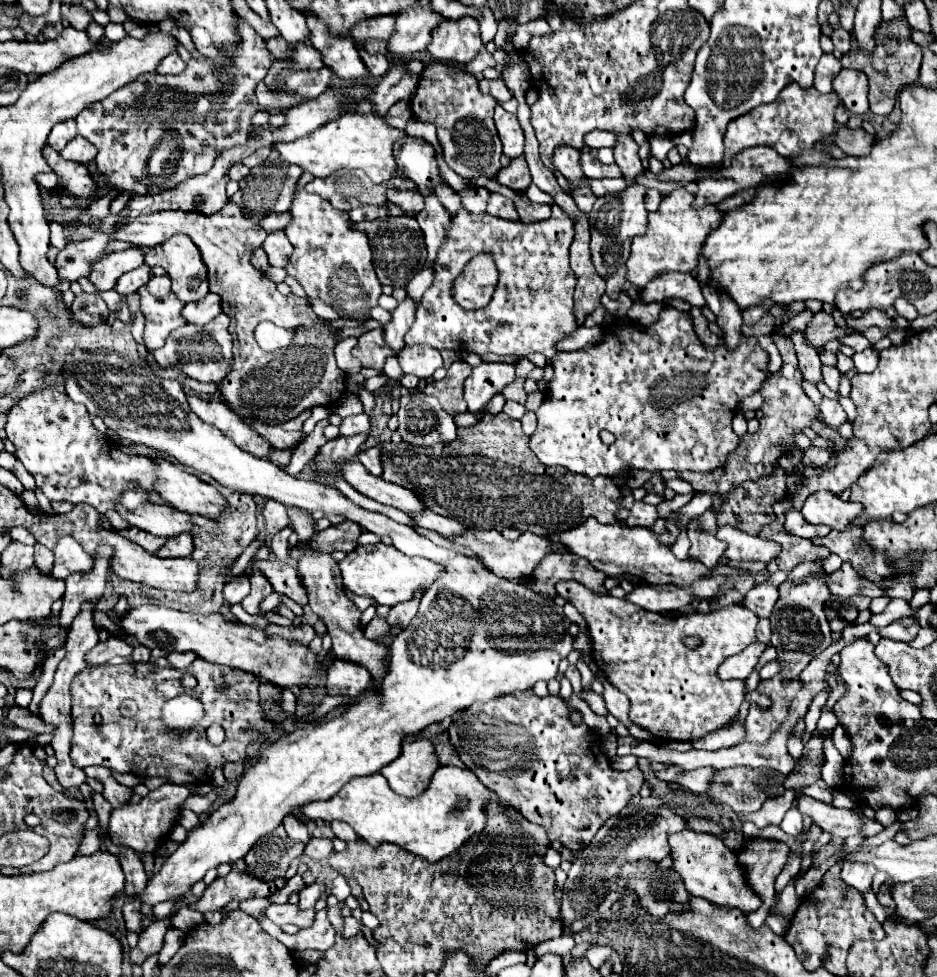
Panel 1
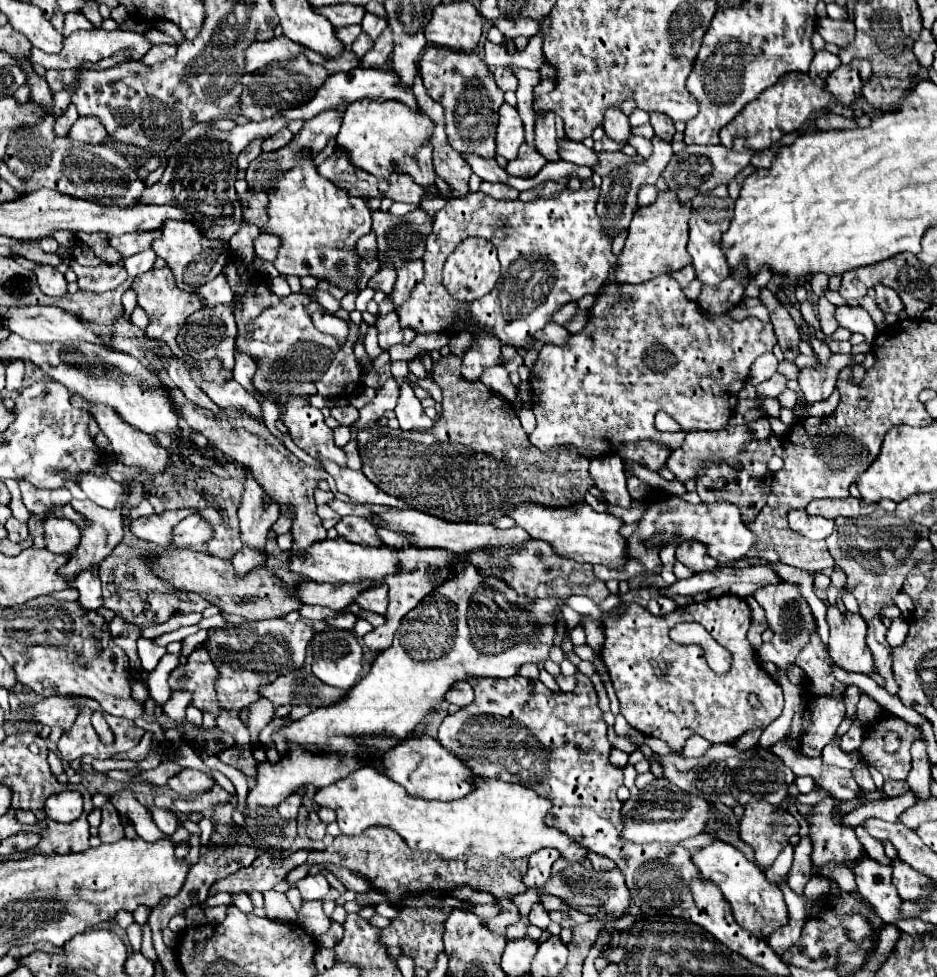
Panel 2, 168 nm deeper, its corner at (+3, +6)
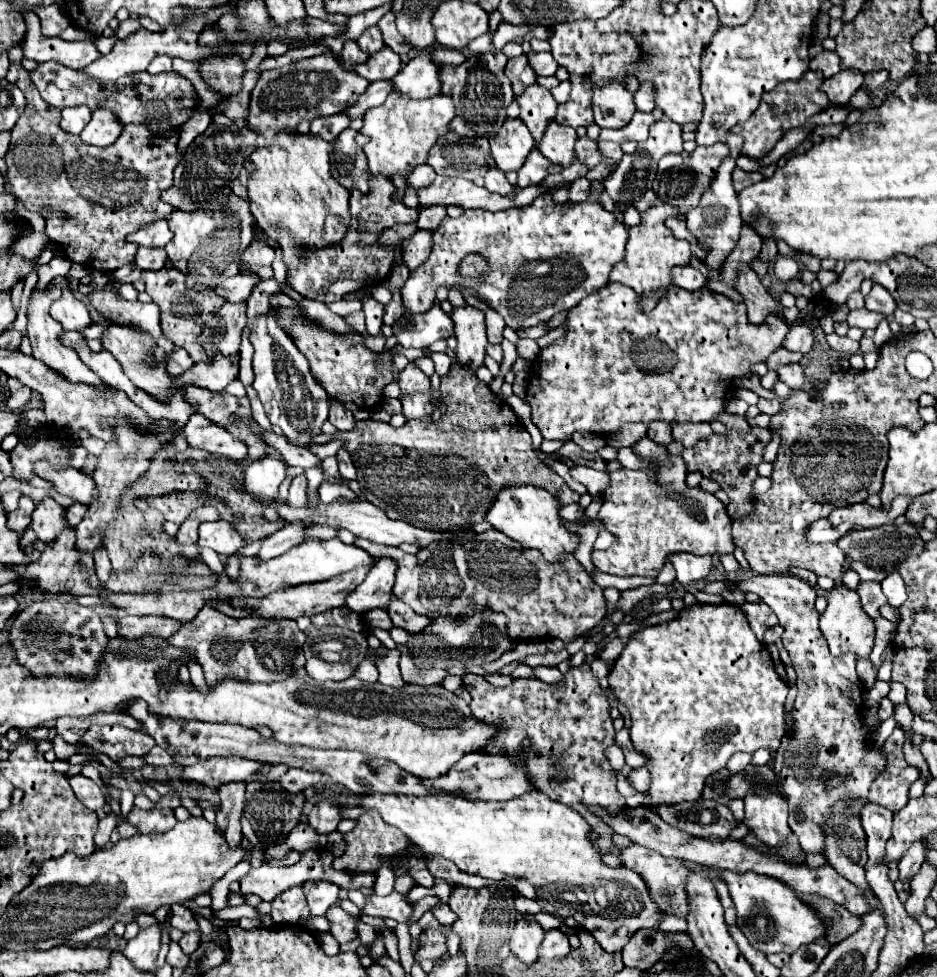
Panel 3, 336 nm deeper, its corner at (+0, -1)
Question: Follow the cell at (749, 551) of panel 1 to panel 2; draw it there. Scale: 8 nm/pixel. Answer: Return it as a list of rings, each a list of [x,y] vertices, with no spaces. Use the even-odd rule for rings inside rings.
[[[657,492],[649,498],[647,504],[647,512],[643,516],[643,520],[639,522],[639,528],[629,536],[629,556],[631,558],[639,558],[645,568],[653,568],[657,566],[659,560],[659,550],[647,550],[643,546],[643,542],[647,538],[651,538],[655,532],[665,532],[663,534],[663,542],[669,542],[673,538],[673,534],[679,534],[683,540],[699,540],[703,544],[709,546],[709,554],[719,562],[719,564],[729,564],[733,560],[745,558],[745,552],[749,552],[753,548],[755,536],[747,530],[747,526],[741,522],[741,514],[737,510],[737,506],[729,504],[729,502],[713,502],[709,506],[705,504],[687,504],[681,498]]]

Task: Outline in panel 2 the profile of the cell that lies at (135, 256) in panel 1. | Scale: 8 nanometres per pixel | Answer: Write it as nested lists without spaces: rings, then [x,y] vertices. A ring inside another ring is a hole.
[[[123,234],[121,238],[111,238],[109,246],[117,248],[121,258],[129,258],[133,254],[149,250],[153,238],[157,238],[157,234]]]

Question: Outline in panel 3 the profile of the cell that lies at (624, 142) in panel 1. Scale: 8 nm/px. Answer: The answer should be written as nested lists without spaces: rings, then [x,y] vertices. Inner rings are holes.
[[[608,81],[604,87],[596,87],[592,91],[592,111],[594,111],[594,121],[602,129],[622,129],[624,125],[630,123],[632,115],[636,113],[634,105],[634,95],[626,89],[624,81]]]

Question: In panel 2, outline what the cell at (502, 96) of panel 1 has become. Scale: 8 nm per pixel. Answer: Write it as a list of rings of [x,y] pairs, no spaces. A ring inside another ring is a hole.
[[[493,68],[491,72],[493,72],[493,76],[495,76],[497,86],[499,86],[503,92],[517,88],[517,78],[513,76],[513,72],[511,72],[509,68]]]

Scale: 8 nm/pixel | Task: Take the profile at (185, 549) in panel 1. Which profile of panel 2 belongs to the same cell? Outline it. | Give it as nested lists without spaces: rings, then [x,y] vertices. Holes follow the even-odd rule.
[[[191,514],[187,516],[183,522],[179,522],[175,528],[173,528],[173,544],[183,548],[183,546],[197,546],[197,544],[203,544],[211,538],[211,528],[209,524],[197,516],[197,514]]]

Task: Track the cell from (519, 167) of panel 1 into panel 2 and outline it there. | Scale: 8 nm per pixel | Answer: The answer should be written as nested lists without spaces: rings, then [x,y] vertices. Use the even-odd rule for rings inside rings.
[[[523,144],[523,146],[519,148],[519,156],[517,156],[515,160],[511,160],[505,170],[509,172],[509,176],[531,178],[531,176],[535,176],[545,164],[547,164],[547,160],[543,160],[537,150],[533,150],[531,146]]]

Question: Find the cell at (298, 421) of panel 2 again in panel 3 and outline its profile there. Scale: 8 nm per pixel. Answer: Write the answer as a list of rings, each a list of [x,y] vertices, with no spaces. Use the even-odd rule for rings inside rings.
[[[268,309],[260,313],[250,325],[250,343],[254,345],[254,389],[266,409],[266,415],[272,425],[278,425],[284,435],[292,441],[300,441],[302,447],[312,443],[312,437],[318,435],[322,423],[328,419],[328,393],[316,381],[310,371],[306,357],[292,343],[288,333],[278,325],[276,311]]]

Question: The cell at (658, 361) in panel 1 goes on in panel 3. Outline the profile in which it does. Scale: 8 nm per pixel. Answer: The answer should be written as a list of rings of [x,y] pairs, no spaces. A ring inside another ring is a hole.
[[[610,283],[610,285],[602,287],[600,291],[592,293],[584,301],[580,301],[574,309],[570,309],[566,315],[566,321],[564,321],[564,329],[566,329],[566,335],[560,341],[550,343],[536,357],[536,365],[534,365],[536,367],[536,383],[532,383],[526,391],[526,403],[532,407],[532,423],[540,429],[544,439],[556,439],[556,441],[570,439],[574,431],[592,431],[596,435],[606,437],[610,431],[616,431],[622,423],[638,423],[638,421],[652,423],[654,419],[666,421],[670,425],[700,423],[700,421],[708,423],[712,417],[716,417],[724,411],[724,407],[726,407],[724,397],[732,389],[734,379],[740,375],[748,375],[750,367],[754,363],[764,363],[766,357],[782,345],[782,339],[788,333],[788,325],[782,321],[782,317],[768,315],[760,325],[754,325],[746,317],[744,303],[736,303],[722,293],[710,291],[708,287],[698,289],[698,291],[684,291],[684,289],[676,289],[676,285],[670,285],[666,289],[666,293],[660,297],[660,301],[656,303],[656,307],[650,313],[642,313],[638,309],[638,295],[630,287],[620,285],[620,283]]]

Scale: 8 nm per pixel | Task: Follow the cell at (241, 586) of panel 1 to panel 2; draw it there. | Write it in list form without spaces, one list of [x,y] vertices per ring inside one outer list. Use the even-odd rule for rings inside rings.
[[[243,546],[243,548],[231,558],[233,568],[235,568],[235,572],[237,572],[237,578],[243,578],[243,574],[247,574],[251,568],[259,566],[261,562],[265,562],[265,558],[267,558],[267,556],[257,554],[255,550],[249,550],[249,548]]]

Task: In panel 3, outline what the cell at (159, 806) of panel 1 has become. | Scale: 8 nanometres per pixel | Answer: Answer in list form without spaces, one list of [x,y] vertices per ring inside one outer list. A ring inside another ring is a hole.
[[[228,755],[228,757],[216,757],[212,763],[196,763],[192,767],[184,769],[184,777],[208,785],[210,789],[216,789],[216,785],[224,781],[234,781],[234,779],[248,779],[252,773],[260,771],[262,763],[250,761],[238,755]]]

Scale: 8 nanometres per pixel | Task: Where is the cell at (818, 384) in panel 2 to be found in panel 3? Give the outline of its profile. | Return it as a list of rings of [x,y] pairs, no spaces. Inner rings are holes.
[[[790,363],[790,365],[784,365],[784,367],[778,367],[778,377],[792,389],[802,389],[802,381],[804,381],[804,371],[802,371],[802,365],[798,363]]]

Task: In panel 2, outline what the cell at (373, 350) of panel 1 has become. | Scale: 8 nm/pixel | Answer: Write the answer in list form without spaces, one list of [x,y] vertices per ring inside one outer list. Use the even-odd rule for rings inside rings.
[[[395,311],[377,318],[375,328],[378,332],[378,344],[383,350],[389,350],[395,344],[411,344],[416,332],[411,328],[402,328]]]

